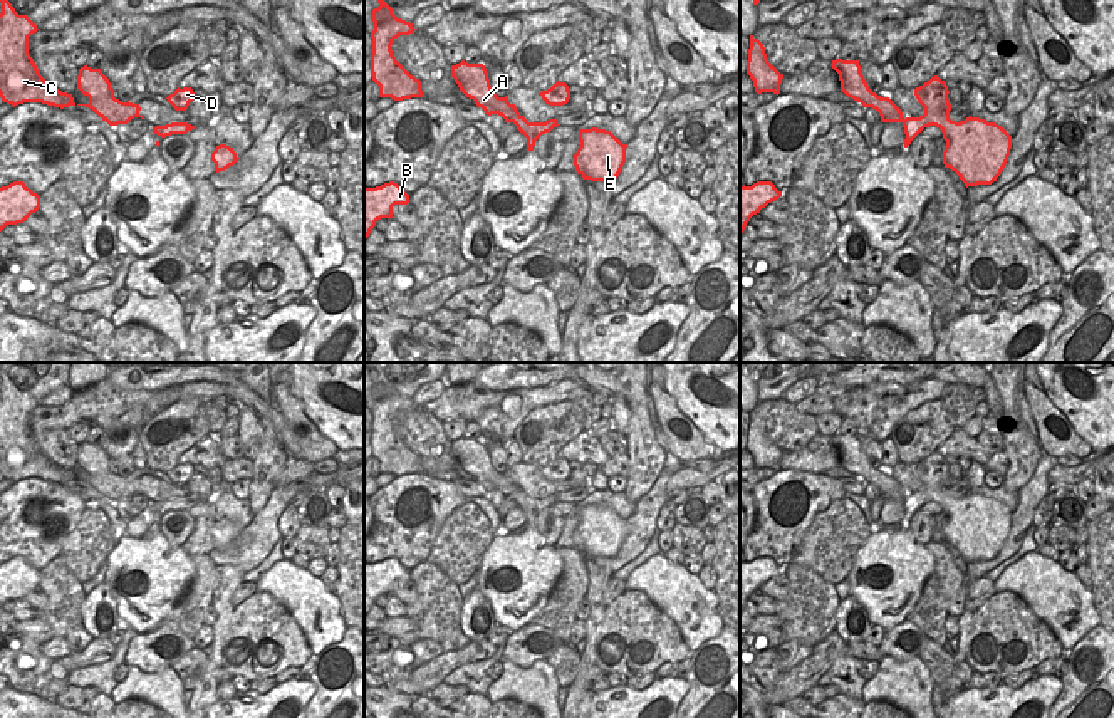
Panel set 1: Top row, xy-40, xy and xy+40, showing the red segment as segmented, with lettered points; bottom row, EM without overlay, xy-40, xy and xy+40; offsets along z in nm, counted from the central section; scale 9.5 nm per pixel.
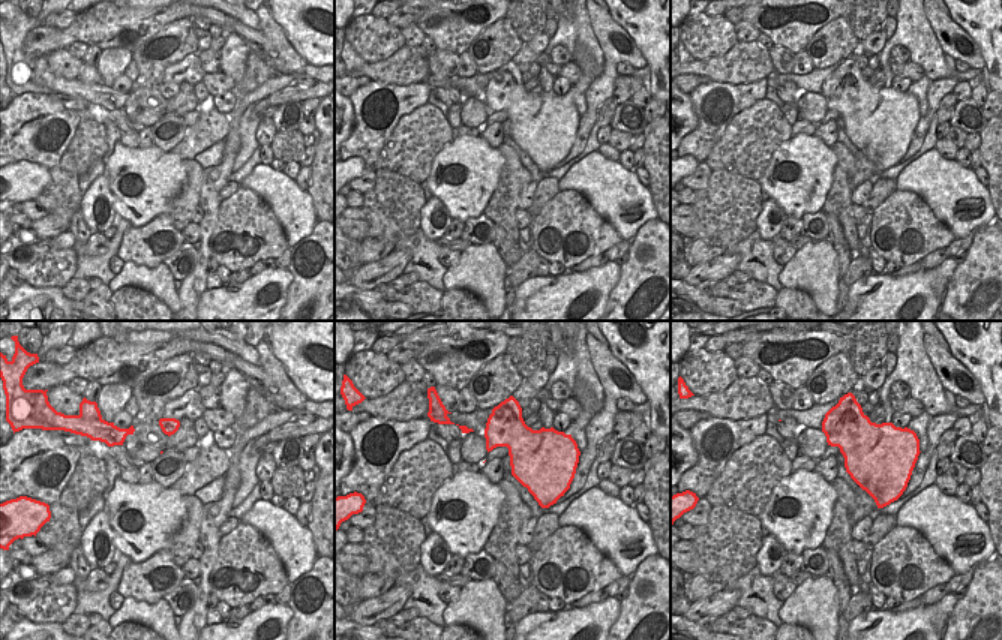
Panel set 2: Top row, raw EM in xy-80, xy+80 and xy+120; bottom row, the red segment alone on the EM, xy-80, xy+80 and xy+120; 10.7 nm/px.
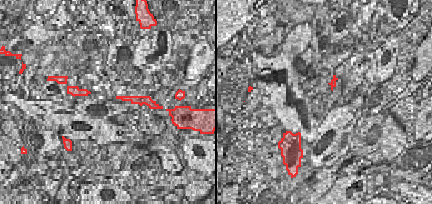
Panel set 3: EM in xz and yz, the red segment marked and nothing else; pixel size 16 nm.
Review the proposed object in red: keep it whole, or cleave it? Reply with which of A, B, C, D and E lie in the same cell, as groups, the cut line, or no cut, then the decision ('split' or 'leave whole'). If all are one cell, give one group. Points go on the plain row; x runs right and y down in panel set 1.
A C / B D E | xy+40 (901, 492), (891, 490), (883, 497) | split

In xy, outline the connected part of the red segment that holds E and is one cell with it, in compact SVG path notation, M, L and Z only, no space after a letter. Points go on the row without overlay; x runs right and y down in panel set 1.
M579 505L580 522L574 530L577 550L591 557L614 557L624 538L626 523L611 507Z

